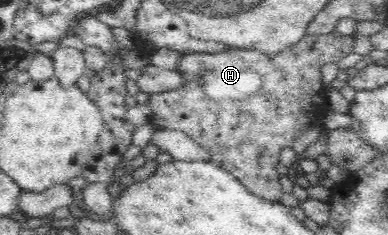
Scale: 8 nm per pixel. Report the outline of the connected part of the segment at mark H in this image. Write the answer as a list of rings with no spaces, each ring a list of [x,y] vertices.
[[[306,35],[294,46],[278,52],[264,54],[262,50],[230,48],[222,53],[188,53],[182,57],[177,70],[186,84],[180,90],[155,93],[148,101],[152,111],[148,123],[155,130],[181,130],[202,148],[210,152],[208,162],[225,169],[235,176],[252,193],[276,202],[283,195],[280,185],[281,175],[276,166],[280,160],[280,150],[292,147],[294,138],[302,130],[310,128],[319,118],[320,106],[316,99],[324,96],[325,86],[322,68],[330,62],[336,64],[352,52],[354,36],[310,36]]]

